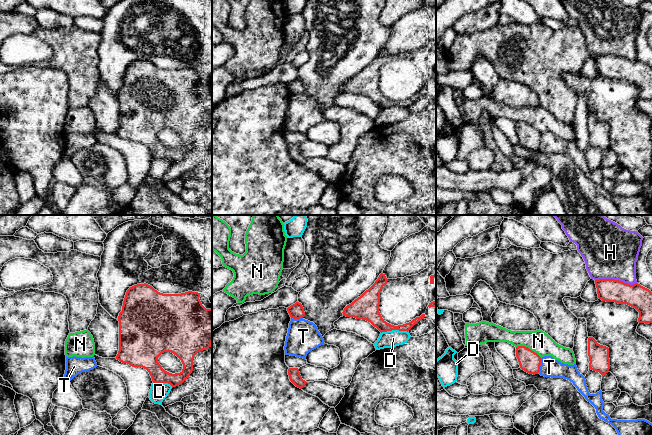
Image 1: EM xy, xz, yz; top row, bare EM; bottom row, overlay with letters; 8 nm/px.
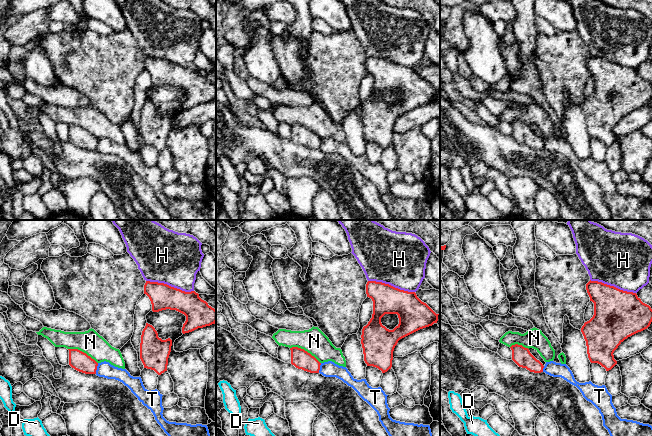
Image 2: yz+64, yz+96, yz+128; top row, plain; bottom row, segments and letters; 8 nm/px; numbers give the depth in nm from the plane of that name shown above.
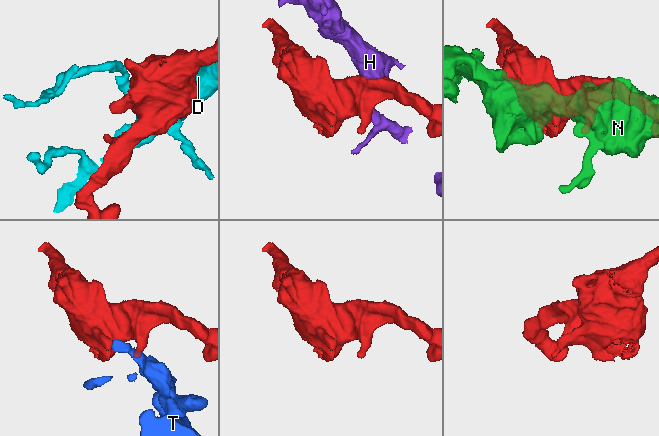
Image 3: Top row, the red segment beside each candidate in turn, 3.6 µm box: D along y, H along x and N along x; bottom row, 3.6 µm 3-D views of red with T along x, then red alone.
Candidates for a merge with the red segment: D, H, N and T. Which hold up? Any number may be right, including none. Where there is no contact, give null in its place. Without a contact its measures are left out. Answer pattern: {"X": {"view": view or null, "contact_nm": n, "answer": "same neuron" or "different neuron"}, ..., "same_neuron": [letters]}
{"D": {"view": "xz", "contact_nm": 220, "answer": "different neuron"}, "H": {"view": "yz", "contact_nm": 340, "answer": "different neuron"}, "N": {"view": "yz", "contact_nm": 220, "answer": "different neuron"}, "T": {"view": "yz", "contact_nm": 120, "answer": "different neuron"}, "same_neuron": []}

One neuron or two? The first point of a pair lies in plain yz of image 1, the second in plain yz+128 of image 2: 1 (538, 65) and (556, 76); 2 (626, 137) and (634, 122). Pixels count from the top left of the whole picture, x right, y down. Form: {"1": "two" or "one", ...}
{"1": "one", "2": "two"}

